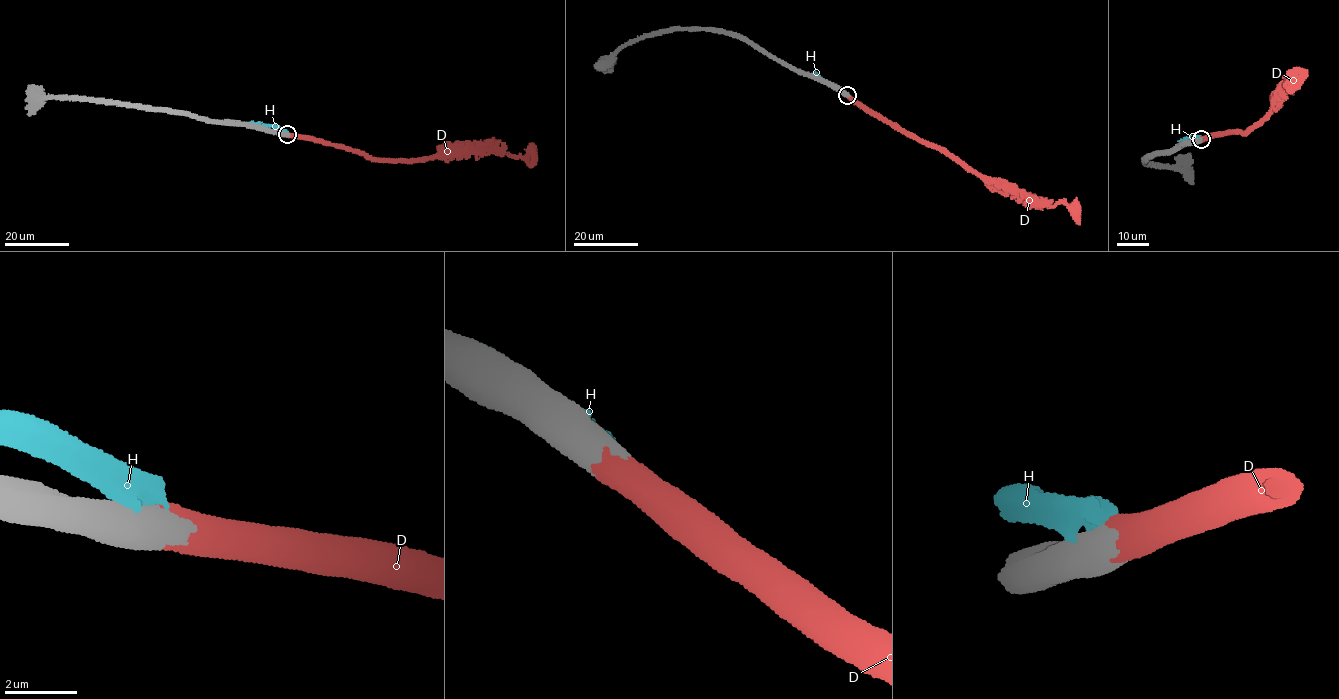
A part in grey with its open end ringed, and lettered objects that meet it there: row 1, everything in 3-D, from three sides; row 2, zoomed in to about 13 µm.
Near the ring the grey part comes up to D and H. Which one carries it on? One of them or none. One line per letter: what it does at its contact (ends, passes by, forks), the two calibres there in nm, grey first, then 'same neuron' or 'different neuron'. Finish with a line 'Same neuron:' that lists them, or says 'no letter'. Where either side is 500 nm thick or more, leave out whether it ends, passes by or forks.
D: 800 nm thick on the grey side, 900 nm on the other; same neuron
H: 750 nm thick on the grey side, 900 nm on the other; different neuron
Same neuron: D

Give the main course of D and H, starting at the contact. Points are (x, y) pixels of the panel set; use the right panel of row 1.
D: (1201, 139), (1228, 130), (1243, 132), (1259, 123), (1279, 94), (1296, 82)
H: (1198, 139), (1194, 136), (1179, 141)

